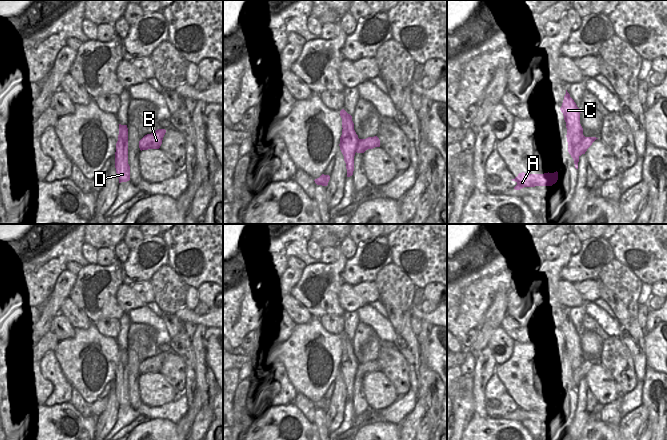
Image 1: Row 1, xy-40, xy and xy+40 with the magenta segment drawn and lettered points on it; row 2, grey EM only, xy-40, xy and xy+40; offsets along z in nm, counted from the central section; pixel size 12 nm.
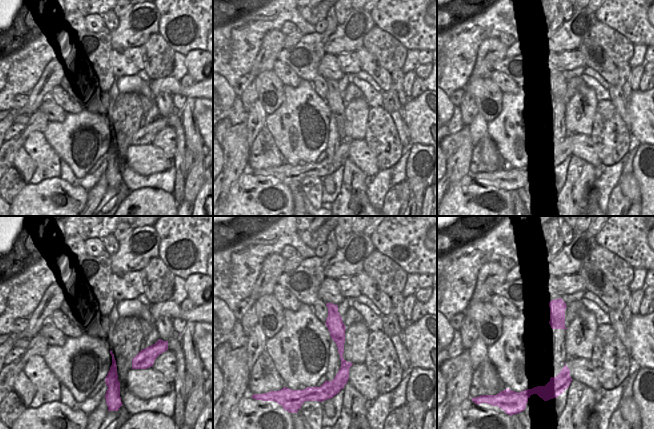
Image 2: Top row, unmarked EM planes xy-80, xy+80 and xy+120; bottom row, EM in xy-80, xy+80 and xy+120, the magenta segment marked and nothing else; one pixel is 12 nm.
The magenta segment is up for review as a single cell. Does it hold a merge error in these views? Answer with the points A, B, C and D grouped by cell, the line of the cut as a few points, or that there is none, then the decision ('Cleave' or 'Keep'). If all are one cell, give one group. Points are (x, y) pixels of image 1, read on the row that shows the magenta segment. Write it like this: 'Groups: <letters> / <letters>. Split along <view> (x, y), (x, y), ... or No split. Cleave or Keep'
Groups: A B / C D. Split along xy+40 (584, 136), (578, 148), (578, 155). Cleave.

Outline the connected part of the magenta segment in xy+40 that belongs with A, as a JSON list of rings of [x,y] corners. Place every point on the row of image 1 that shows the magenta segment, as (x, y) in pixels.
[[[558,172],[544,173],[544,174],[530,174],[530,173],[519,173],[517,177],[512,179],[517,185],[514,187],[515,190],[520,190],[524,187],[535,187],[535,186],[552,186],[558,180]]]

